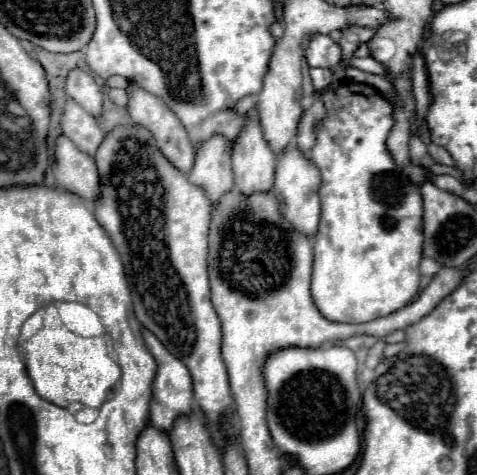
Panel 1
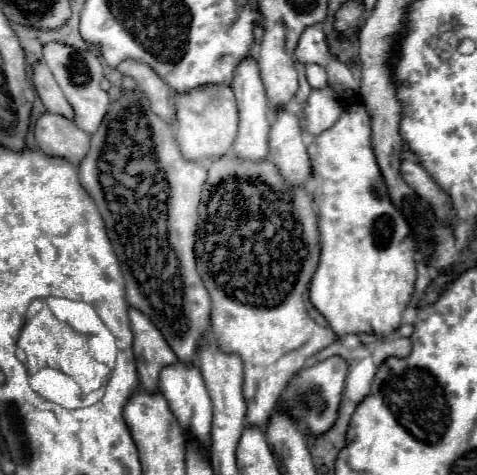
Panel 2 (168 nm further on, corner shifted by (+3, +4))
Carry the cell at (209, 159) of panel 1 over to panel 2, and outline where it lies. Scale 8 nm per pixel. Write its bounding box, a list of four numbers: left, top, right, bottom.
[177,84,237,160]

